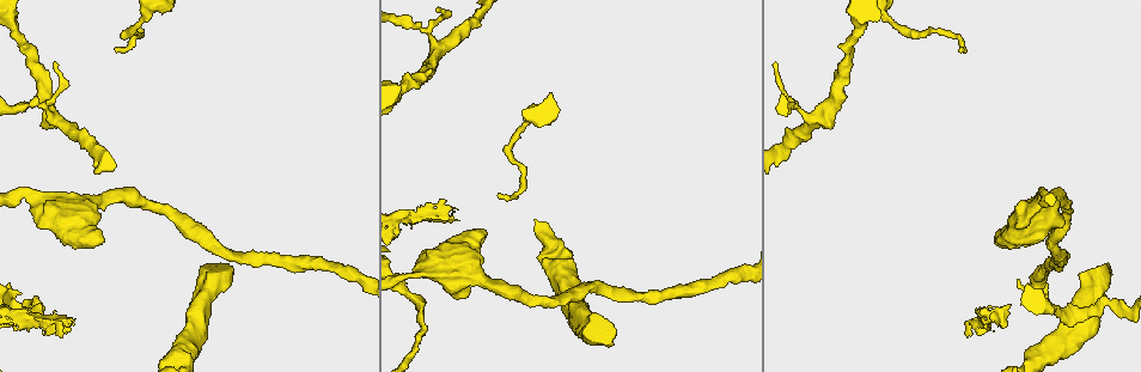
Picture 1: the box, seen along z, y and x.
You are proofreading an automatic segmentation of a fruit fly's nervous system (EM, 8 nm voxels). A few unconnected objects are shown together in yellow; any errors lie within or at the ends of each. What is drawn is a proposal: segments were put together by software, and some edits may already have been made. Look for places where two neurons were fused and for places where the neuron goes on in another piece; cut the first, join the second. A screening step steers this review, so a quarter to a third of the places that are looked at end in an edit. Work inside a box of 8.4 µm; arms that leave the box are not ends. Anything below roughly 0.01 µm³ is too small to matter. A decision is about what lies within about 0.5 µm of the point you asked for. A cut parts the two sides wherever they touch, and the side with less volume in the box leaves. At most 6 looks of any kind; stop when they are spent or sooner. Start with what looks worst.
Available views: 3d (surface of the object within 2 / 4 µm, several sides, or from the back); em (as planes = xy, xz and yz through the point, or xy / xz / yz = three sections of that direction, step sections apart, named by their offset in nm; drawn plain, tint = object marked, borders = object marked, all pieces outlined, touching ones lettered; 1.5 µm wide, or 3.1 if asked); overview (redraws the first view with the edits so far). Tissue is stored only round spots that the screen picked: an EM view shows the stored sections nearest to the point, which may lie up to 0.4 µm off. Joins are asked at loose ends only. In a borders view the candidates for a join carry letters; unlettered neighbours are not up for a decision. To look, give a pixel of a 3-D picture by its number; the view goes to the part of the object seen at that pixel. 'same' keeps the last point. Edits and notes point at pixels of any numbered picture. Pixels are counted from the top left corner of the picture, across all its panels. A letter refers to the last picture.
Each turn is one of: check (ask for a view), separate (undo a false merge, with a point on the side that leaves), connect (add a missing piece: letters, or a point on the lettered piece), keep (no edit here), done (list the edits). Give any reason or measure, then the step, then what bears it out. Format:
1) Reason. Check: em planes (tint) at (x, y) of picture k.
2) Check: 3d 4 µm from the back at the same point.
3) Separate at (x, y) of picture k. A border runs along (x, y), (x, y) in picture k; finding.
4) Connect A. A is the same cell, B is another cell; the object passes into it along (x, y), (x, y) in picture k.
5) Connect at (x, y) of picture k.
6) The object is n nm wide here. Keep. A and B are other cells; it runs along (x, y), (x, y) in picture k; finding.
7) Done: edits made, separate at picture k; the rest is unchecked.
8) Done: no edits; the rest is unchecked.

Check: em yz step 4 (tint) at (998, 238) of picture 1.

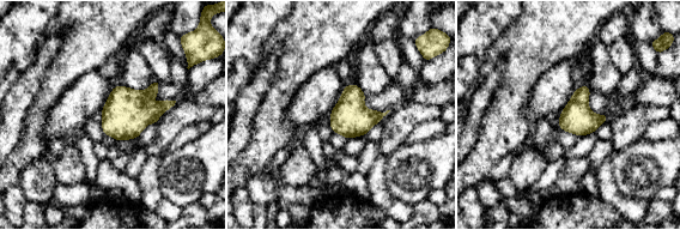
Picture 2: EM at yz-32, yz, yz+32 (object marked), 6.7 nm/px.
Check: em xy step 4 (borders) at the same point.

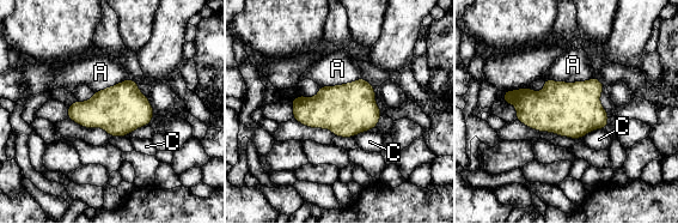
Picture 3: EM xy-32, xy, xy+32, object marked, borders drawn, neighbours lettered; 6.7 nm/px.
Keep. A and C are other cells; a border runs along (594, 77), (575, 82), (544, 80) in picture 3; none of them fits.

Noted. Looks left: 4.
Stops while still wide. Check: em planes (borders) at (1108, 266) of picture 1.

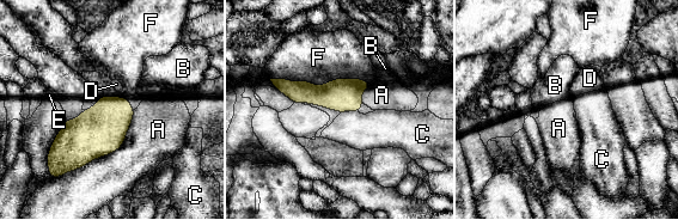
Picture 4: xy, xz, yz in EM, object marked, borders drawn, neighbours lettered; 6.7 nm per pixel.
Connect F. F is the same cell, A, B, C, D and E are other cells; it goes on there.

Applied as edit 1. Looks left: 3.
Done: edits made, connect at picture 4; the rest is unchecked.

